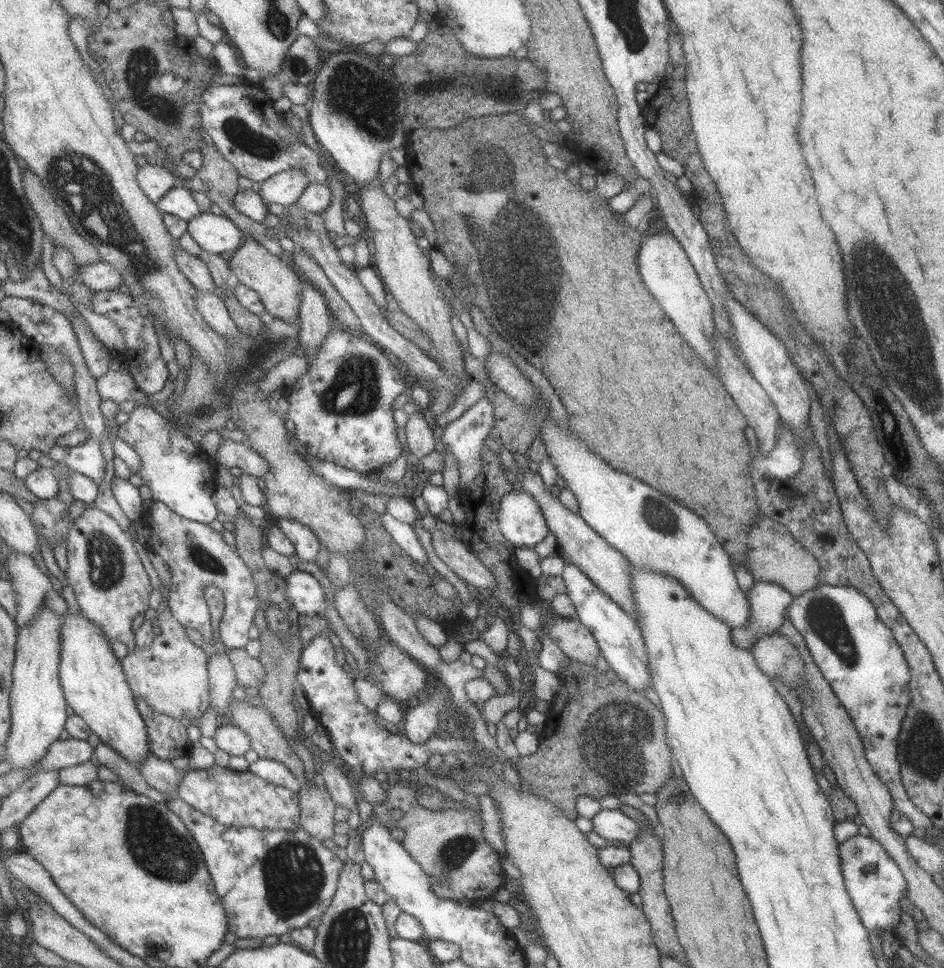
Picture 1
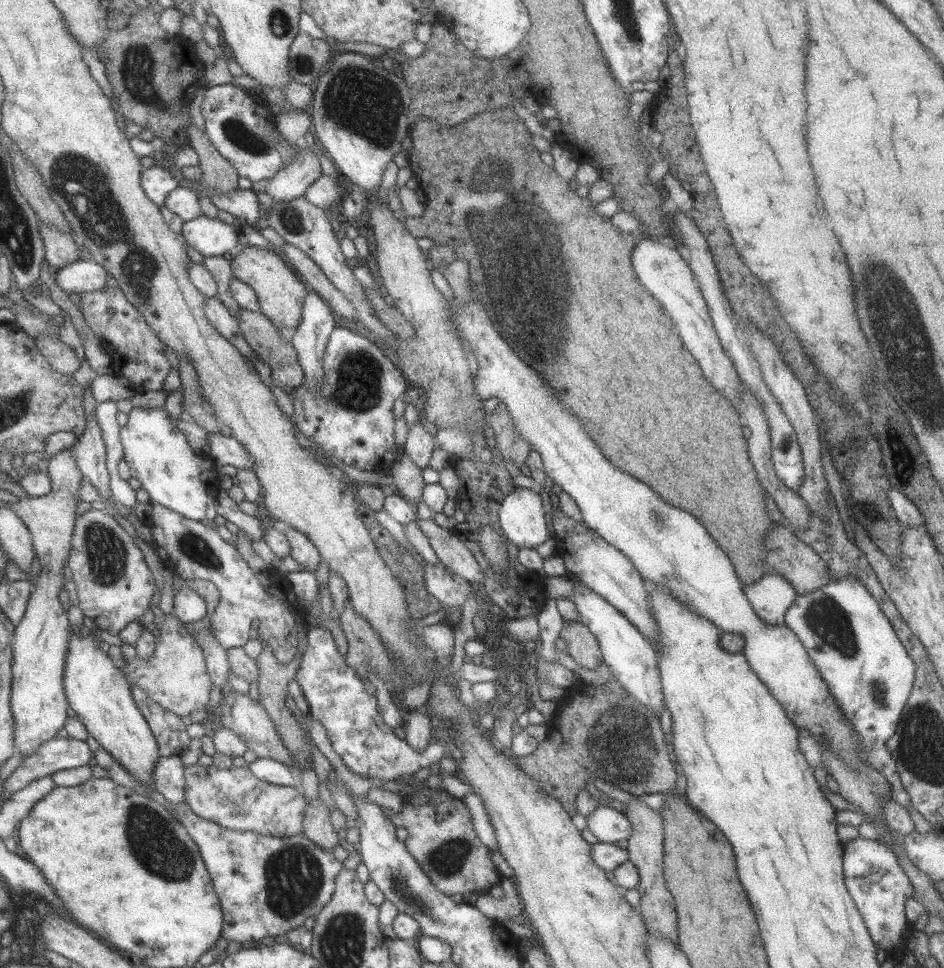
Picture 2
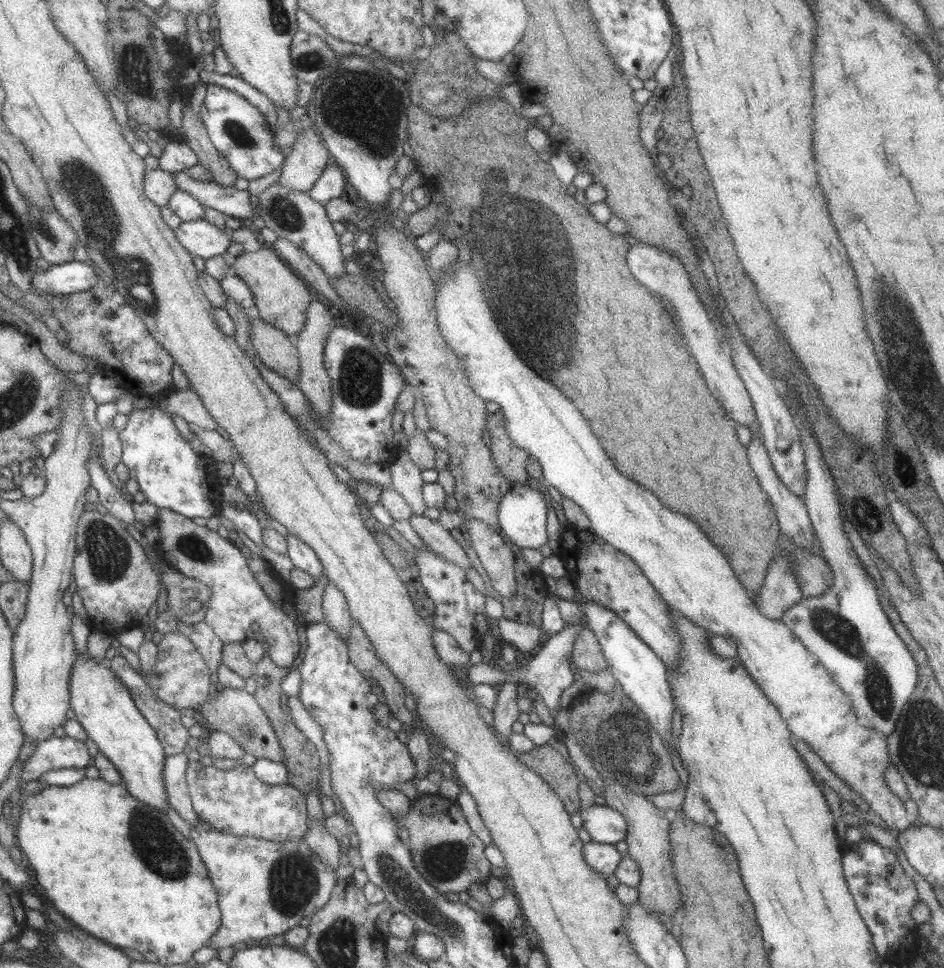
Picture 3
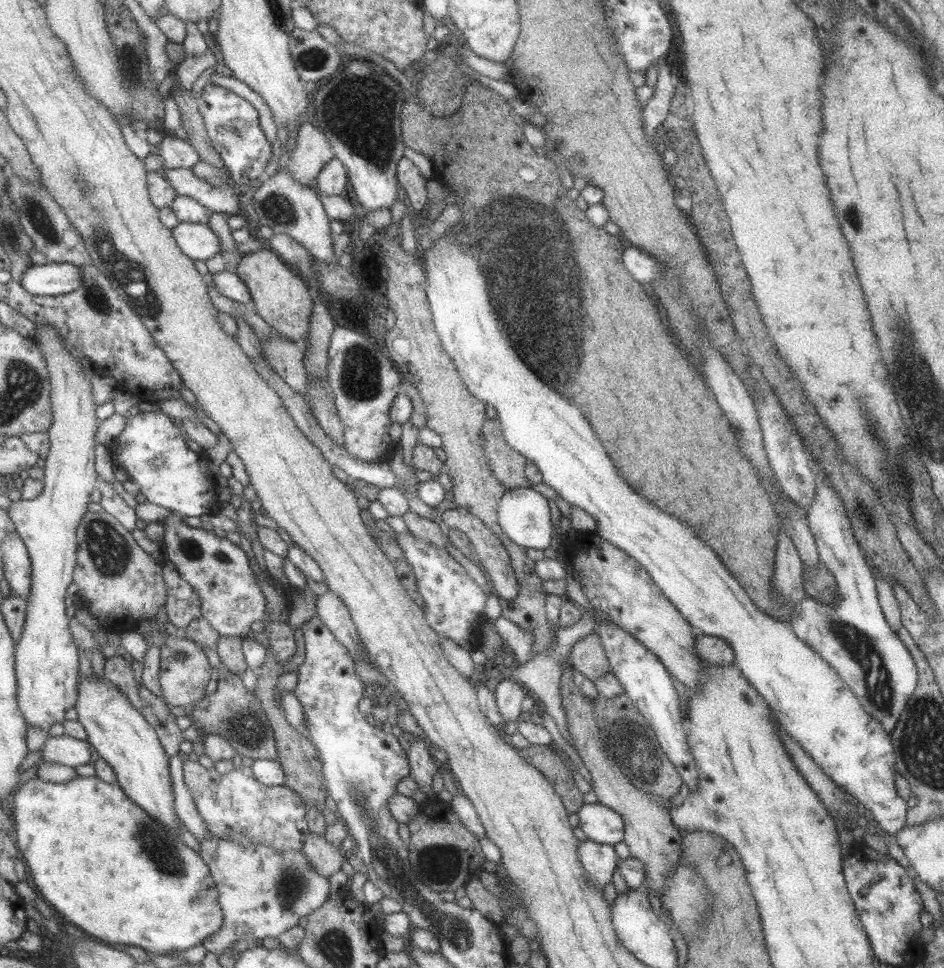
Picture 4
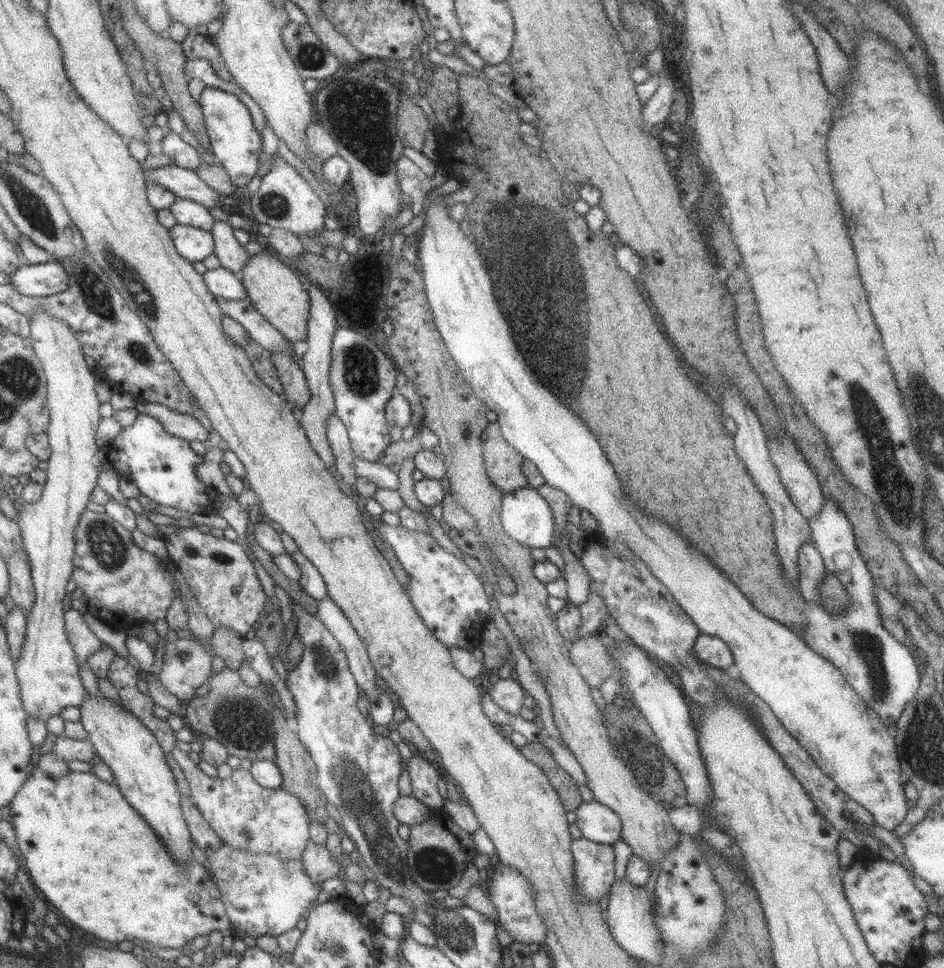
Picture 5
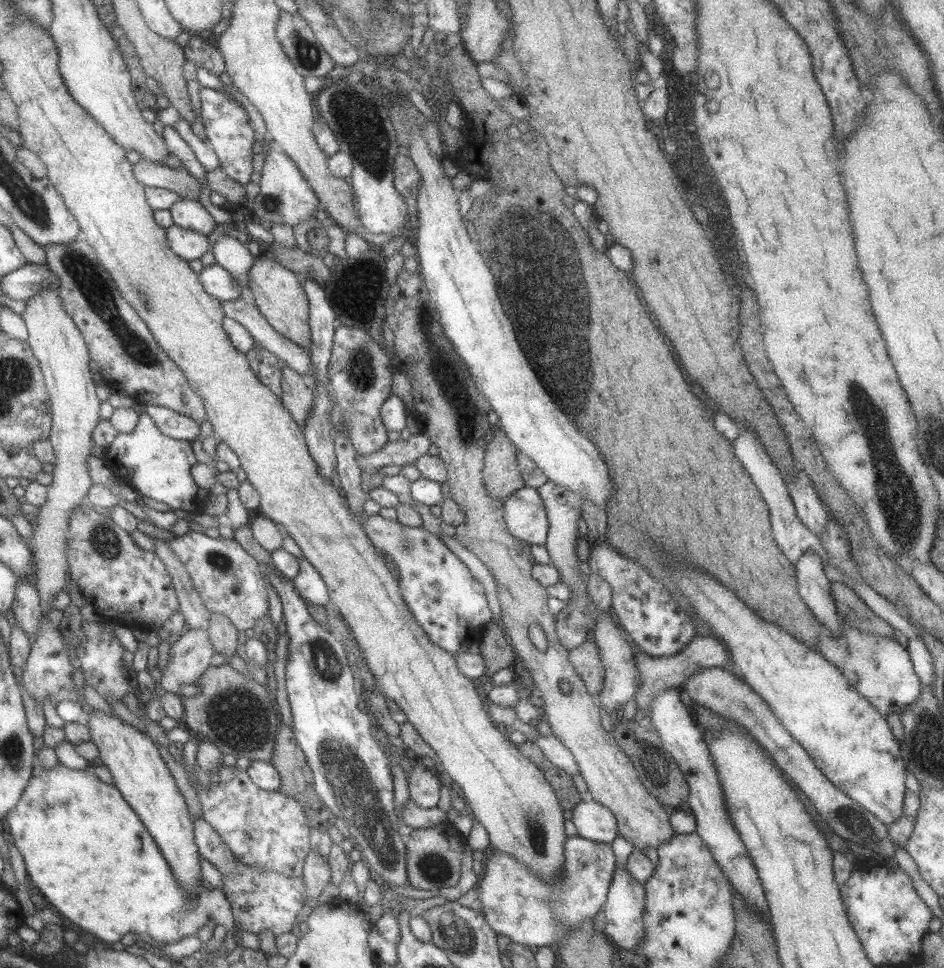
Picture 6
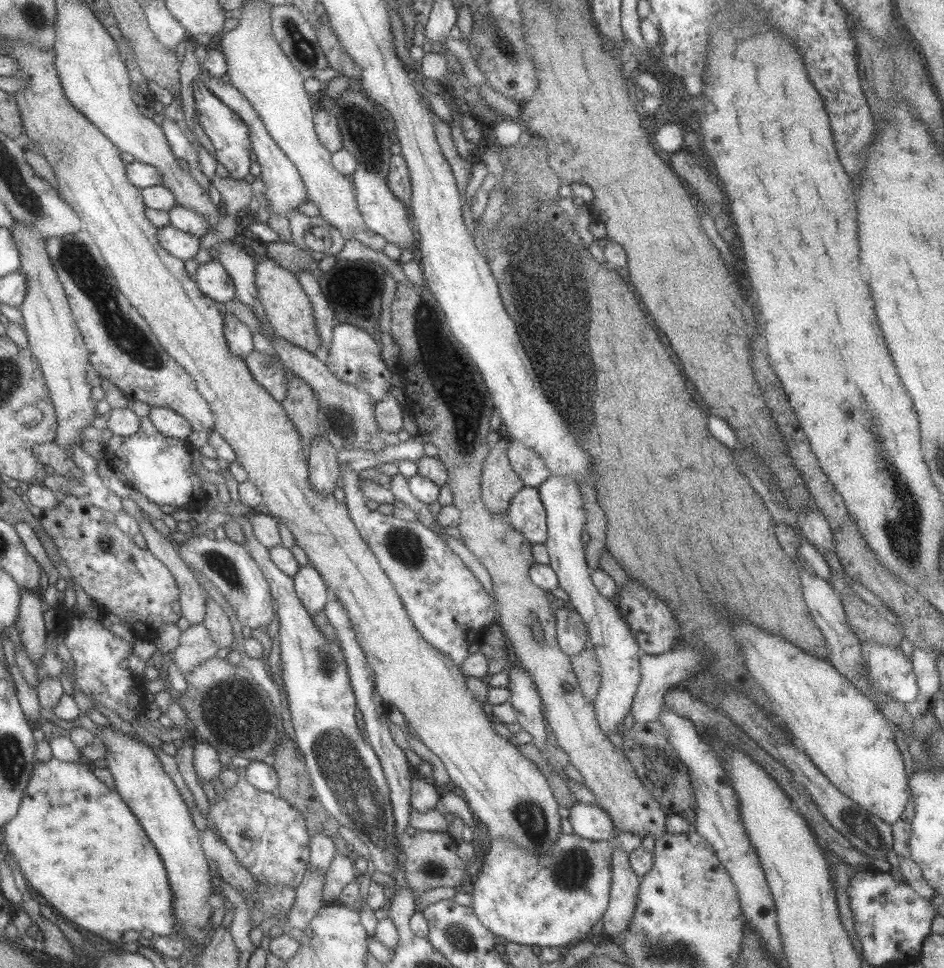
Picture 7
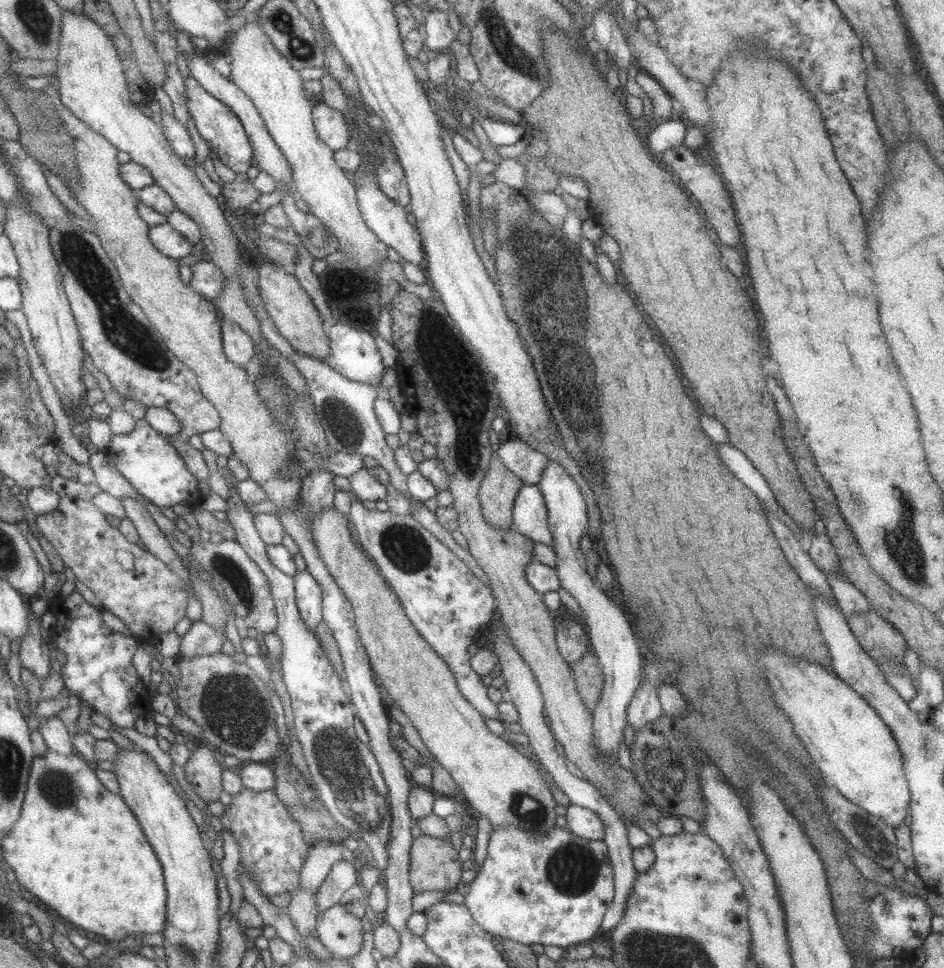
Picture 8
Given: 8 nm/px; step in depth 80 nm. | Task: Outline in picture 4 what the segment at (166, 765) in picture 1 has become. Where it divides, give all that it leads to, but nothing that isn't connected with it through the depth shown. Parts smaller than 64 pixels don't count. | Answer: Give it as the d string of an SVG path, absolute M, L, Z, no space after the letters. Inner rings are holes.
M178 755L170 756L168 759L173 806L178 820L187 828L187 832L190 832L199 842L199 840L204 840L209 832L195 808L195 803L193 803L187 786L183 782L181 761L182 758Z

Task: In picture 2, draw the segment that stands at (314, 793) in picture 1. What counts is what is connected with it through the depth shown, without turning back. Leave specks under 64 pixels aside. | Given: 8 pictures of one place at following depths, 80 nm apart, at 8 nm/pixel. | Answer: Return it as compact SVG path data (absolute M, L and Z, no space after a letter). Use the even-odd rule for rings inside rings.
M319 798L311 803L306 802L302 820L302 833L325 852L331 852L338 844L339 837L329 822L330 812Z

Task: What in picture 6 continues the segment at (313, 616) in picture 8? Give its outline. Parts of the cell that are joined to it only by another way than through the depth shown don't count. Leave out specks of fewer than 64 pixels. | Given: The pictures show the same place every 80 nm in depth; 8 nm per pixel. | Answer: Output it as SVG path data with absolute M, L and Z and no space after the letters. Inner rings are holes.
M305 558L298 560L298 574L292 582L295 586L294 592L305 602L311 602L317 606L330 603L325 582Z

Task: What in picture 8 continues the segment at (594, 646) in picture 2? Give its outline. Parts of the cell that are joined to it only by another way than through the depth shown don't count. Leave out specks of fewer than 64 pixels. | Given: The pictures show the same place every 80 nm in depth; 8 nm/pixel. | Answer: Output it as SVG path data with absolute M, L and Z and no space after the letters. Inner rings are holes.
M587 652L573 664L571 672L573 672L577 694L580 695L587 712L592 715L604 685L602 667L599 666L594 654Z

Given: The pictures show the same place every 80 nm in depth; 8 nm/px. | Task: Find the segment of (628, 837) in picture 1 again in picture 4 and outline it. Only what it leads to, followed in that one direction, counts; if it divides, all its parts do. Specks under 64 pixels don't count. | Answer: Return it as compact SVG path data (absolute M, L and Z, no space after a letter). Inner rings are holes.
M580 803L578 827L587 840L597 844L617 844L623 838L624 824L618 812L601 803Z

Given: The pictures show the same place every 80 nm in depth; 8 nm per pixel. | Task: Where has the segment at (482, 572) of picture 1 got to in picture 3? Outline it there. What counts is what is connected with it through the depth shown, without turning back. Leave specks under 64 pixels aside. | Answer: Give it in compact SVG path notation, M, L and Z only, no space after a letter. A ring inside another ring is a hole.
M423 515L409 516L408 521L426 549L430 549L436 556L443 556L447 562L461 568L463 572L472 568L465 552L451 537L450 532L436 521Z

